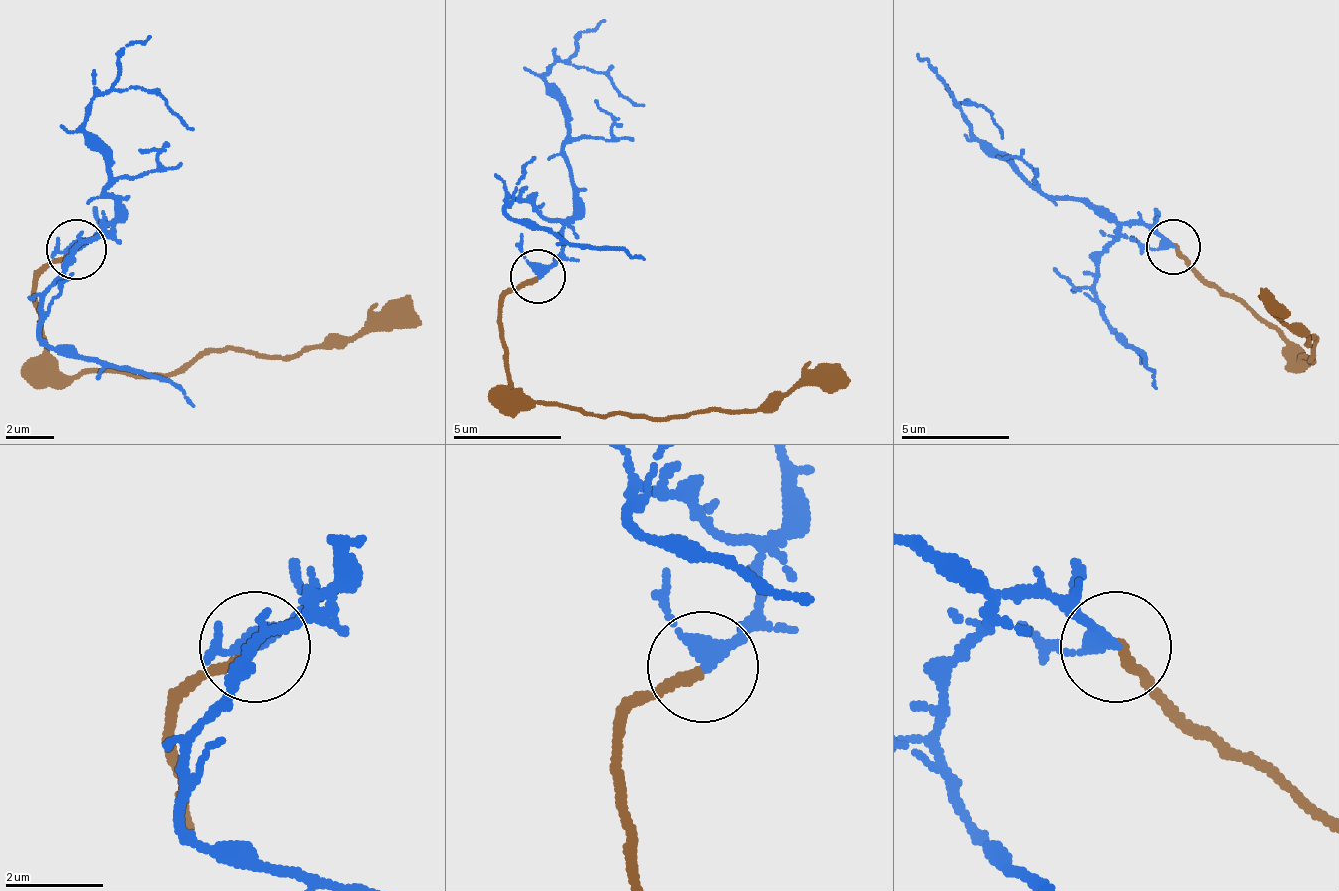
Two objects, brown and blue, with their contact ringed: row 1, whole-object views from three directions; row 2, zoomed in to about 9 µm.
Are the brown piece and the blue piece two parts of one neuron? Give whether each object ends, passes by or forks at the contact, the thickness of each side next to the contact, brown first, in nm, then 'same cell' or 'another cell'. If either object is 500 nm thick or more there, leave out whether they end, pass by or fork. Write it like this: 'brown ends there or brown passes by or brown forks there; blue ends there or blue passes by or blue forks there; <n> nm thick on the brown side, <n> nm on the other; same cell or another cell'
brown ends there; blue passes by; 200 nm thick on the brown side, 280 nm on the other; another cell

